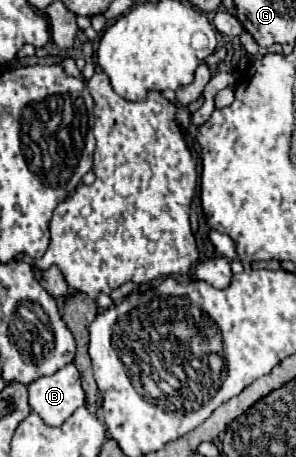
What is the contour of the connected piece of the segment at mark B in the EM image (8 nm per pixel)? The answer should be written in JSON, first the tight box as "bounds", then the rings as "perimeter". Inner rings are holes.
{"bounds":[27,364,85,426],"perimeter":[[[73,364],[59,368],[53,376],[37,378],[27,388],[31,410],[49,426],[61,426],[79,406],[85,406],[85,392]]]}

